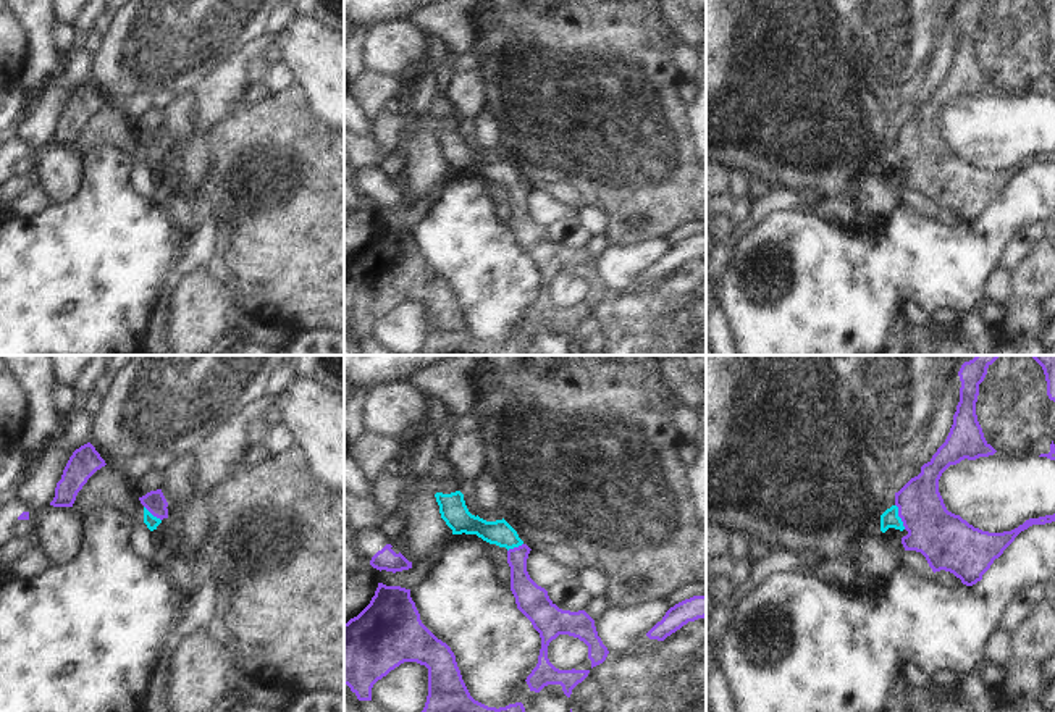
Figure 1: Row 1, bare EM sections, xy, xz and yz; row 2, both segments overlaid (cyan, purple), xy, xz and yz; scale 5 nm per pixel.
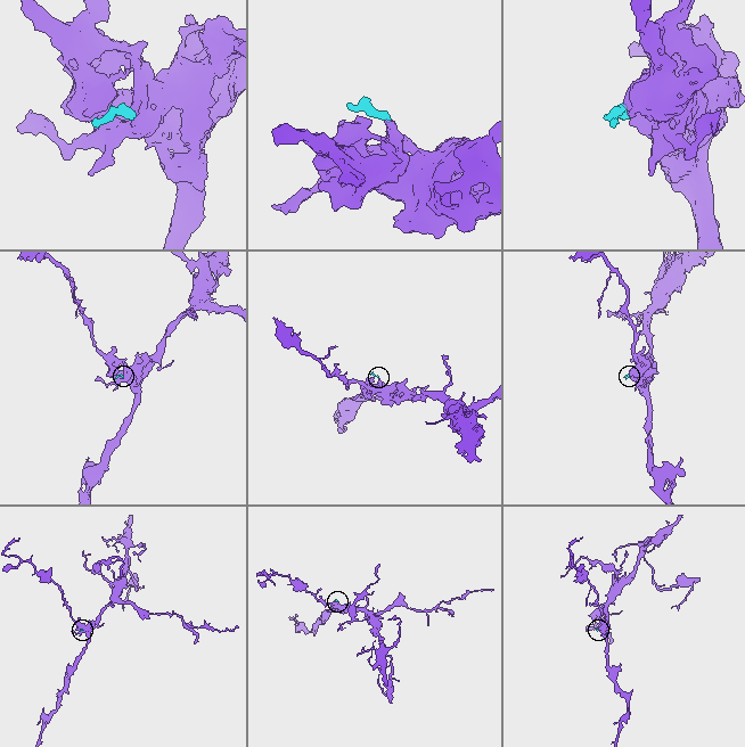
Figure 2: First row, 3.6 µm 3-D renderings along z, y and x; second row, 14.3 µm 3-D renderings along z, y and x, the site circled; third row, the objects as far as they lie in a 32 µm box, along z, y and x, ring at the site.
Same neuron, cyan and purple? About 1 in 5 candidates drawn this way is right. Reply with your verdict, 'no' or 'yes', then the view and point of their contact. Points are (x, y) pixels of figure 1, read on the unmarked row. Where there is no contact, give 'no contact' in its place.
yes; contact yz (899, 155)

